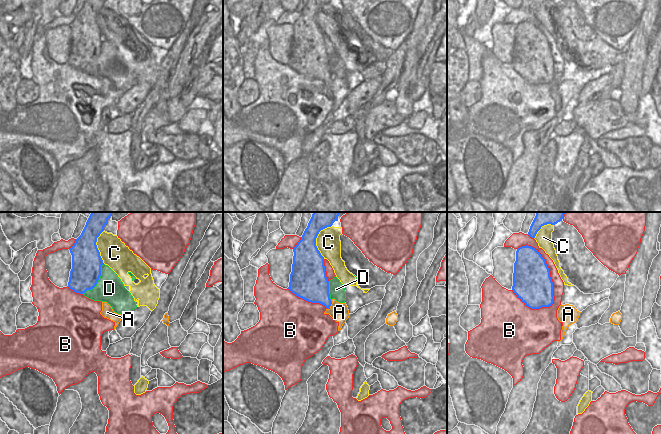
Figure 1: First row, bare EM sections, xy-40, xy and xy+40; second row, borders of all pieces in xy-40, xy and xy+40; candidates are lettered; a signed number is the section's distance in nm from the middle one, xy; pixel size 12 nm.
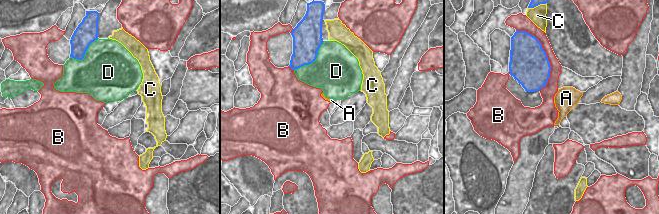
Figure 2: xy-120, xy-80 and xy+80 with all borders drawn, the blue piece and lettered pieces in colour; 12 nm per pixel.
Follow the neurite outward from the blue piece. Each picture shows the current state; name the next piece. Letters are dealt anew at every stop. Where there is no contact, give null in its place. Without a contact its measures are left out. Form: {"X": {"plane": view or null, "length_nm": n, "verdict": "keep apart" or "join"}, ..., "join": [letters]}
{"A": {"plane": "xy", "length_nm": 130, "verdict": "keep apart"}, "B": {"plane": "xy+40", "length_nm": 800, "verdict": "keep apart"}, "C": {"plane": "xy", "length_nm": 420, "verdict": "keep apart"}, "D": {"plane": "xy-40", "length_nm": 440, "verdict": "keep apart"}, "join": []}

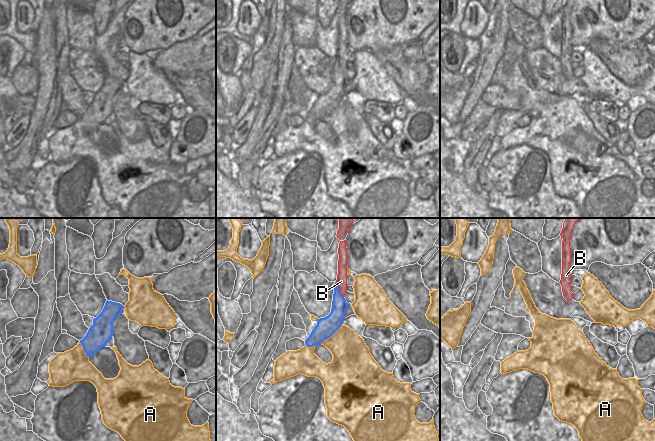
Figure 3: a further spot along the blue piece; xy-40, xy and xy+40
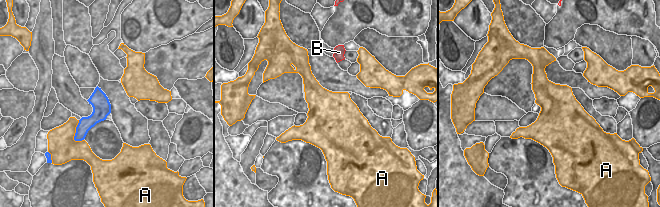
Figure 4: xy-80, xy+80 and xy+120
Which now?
{"A": {"plane": "xy", "length_nm": 360, "verdict": "keep apart"}, "B": {"plane": "xy", "length_nm": 220, "verdict": "join"}, "join": ["B"]}

